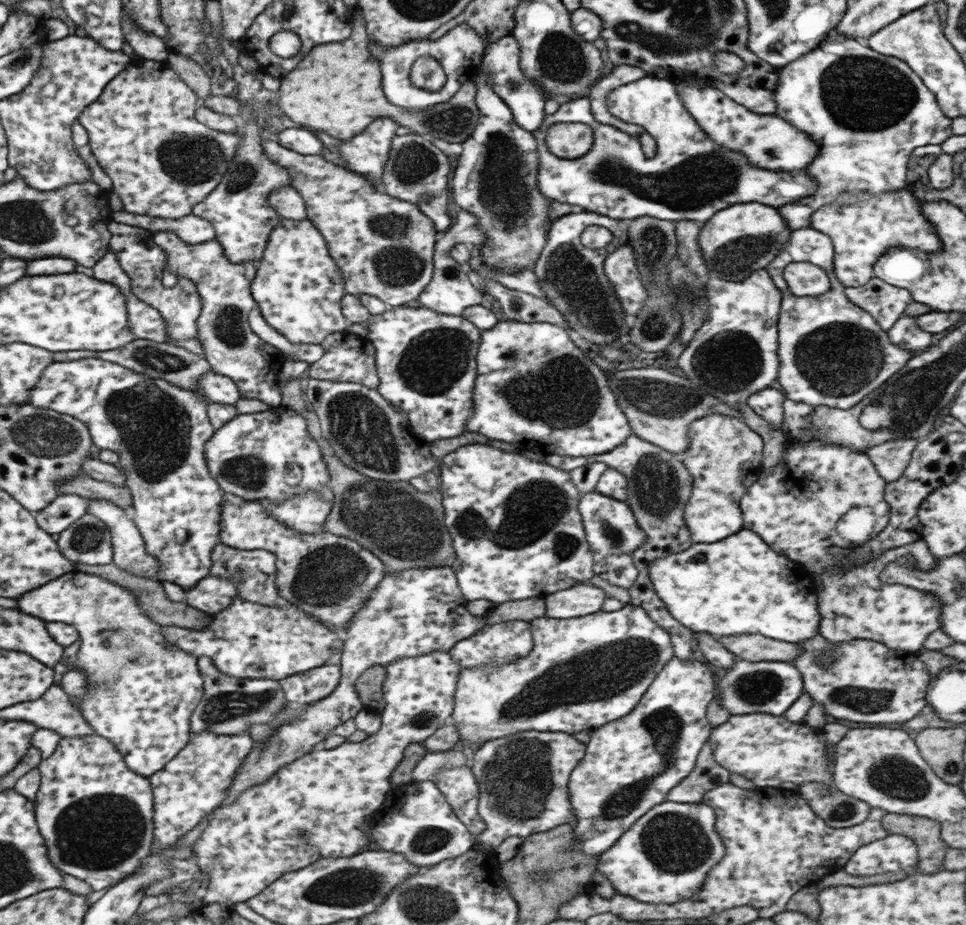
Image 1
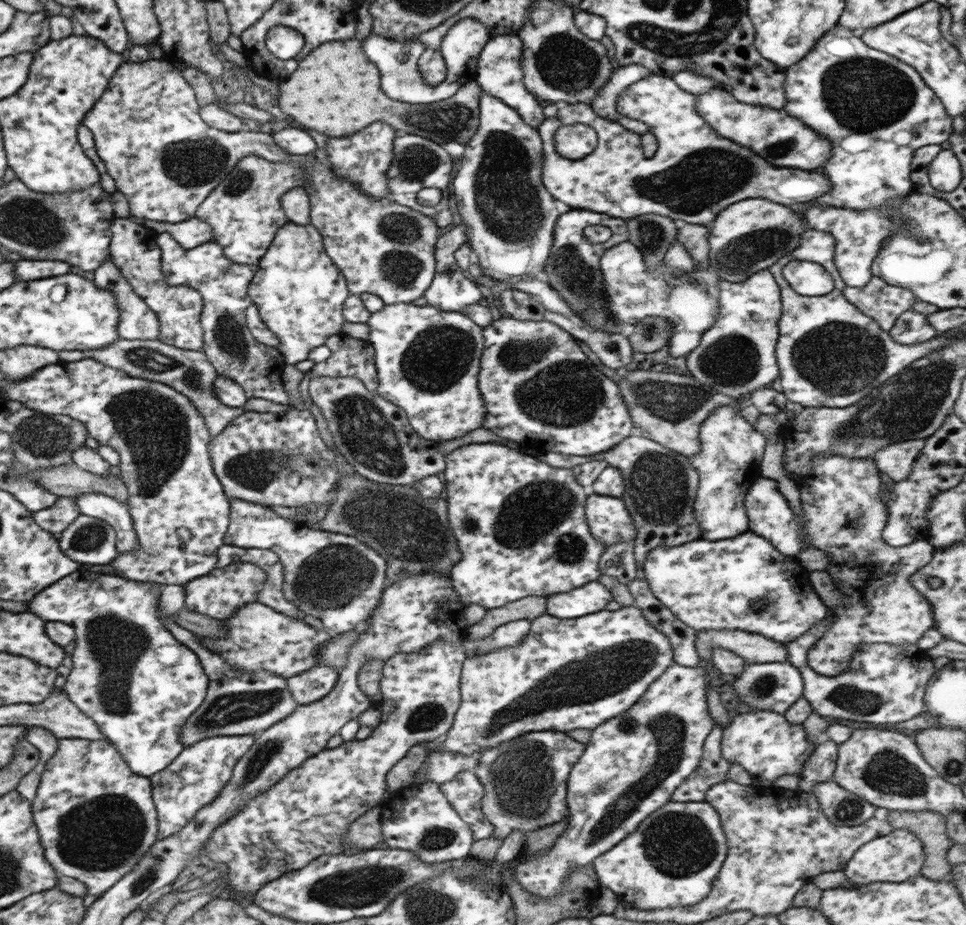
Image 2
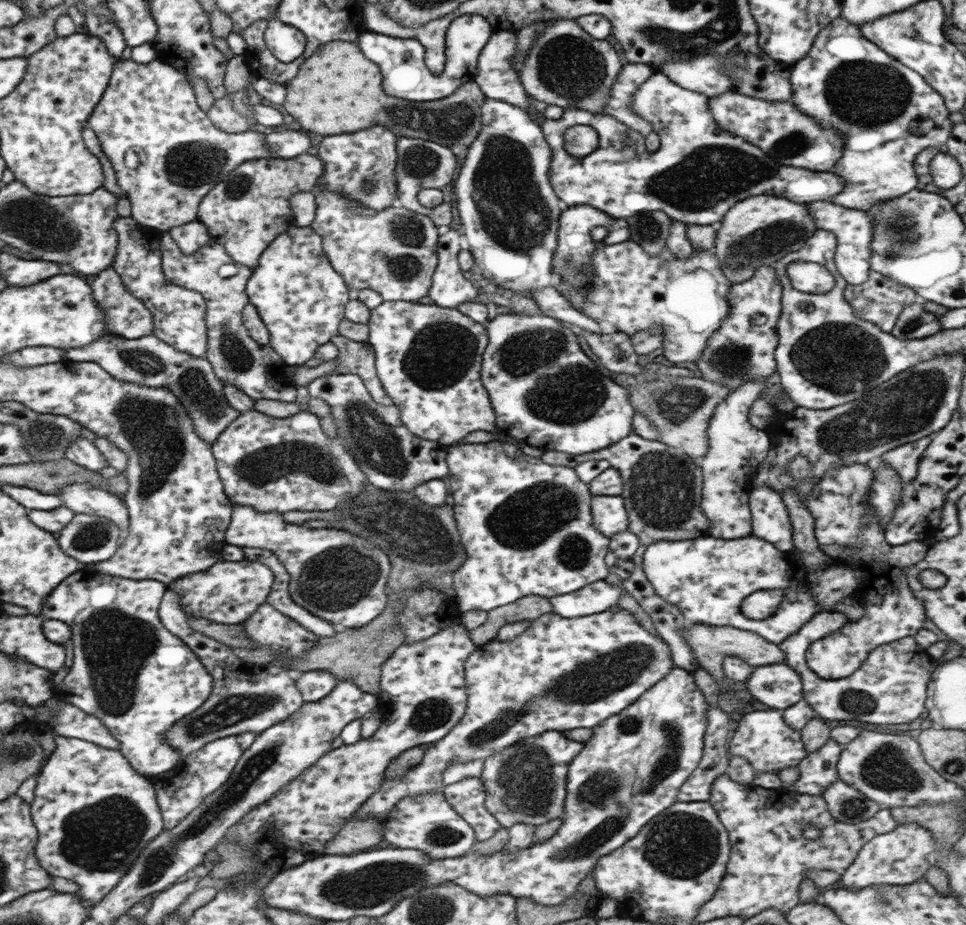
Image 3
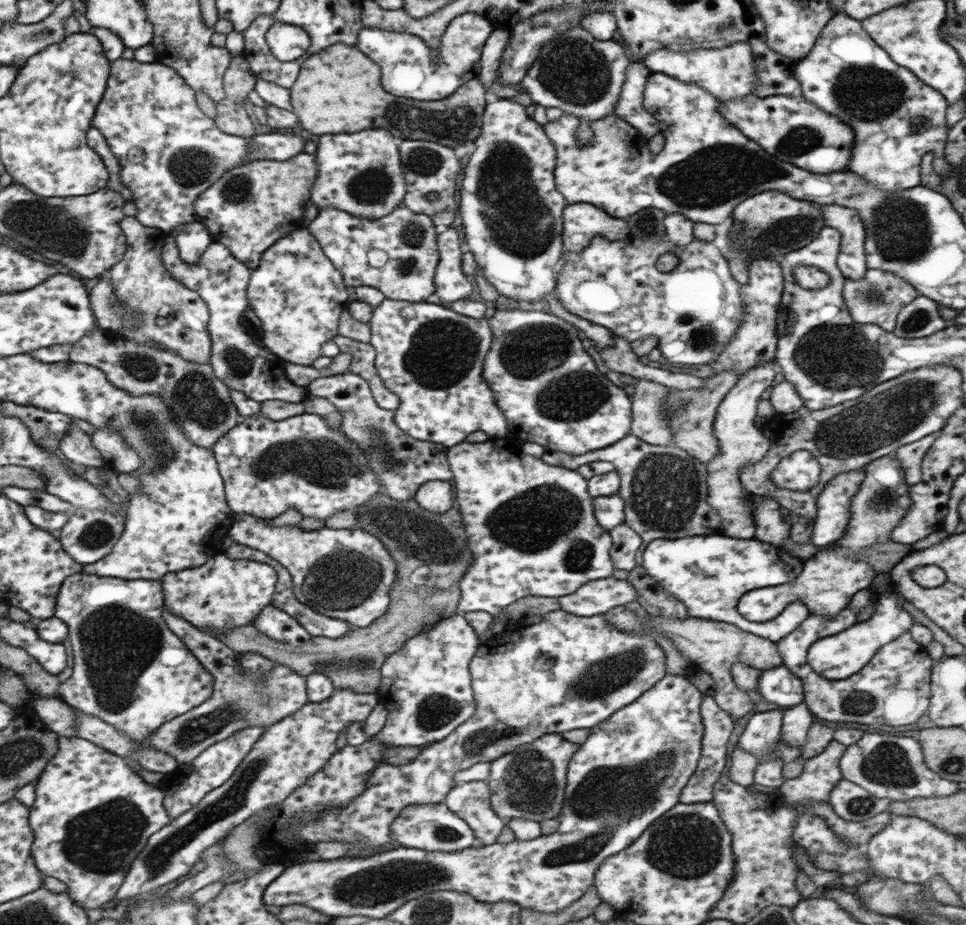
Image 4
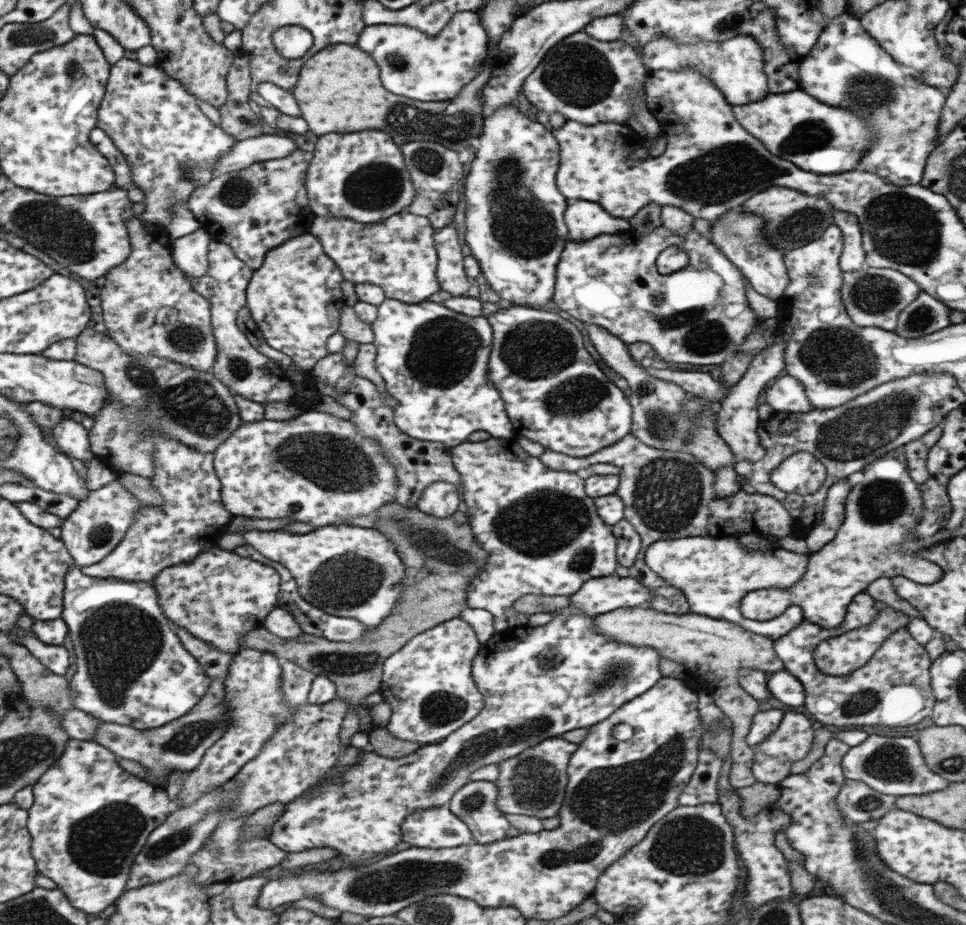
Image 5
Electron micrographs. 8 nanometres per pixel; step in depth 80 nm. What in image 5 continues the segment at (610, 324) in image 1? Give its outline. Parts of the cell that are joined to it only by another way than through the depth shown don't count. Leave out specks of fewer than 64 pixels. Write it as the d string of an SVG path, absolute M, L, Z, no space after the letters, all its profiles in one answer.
M576 200L566 203L562 214L568 240L581 241L601 234L630 234L630 224L628 219L615 218L605 210L601 210L601 205L585 200Z

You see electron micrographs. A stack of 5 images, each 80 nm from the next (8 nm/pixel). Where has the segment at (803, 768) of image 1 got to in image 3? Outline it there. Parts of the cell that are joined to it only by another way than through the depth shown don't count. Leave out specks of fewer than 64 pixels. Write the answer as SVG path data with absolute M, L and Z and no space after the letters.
M748 710L734 722L735 728L729 738L728 750L730 757L741 757L753 768L755 773L775 772L783 768L798 766L806 756L806 750L800 739L800 731L794 731L785 724L782 710Z

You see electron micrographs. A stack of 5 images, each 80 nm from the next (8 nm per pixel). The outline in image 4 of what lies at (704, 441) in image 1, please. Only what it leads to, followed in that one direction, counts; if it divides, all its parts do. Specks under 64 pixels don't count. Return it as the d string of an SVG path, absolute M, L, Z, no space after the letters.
M774 360L763 362L742 374L737 382L723 395L712 422L712 433L717 439L717 454L705 464L707 482L706 504L721 519L720 534L729 538L747 540L754 538L754 524L749 518L743 496L747 493L739 482L740 468L759 462L768 451L769 441L759 430L755 406L765 388L771 384L780 367Z

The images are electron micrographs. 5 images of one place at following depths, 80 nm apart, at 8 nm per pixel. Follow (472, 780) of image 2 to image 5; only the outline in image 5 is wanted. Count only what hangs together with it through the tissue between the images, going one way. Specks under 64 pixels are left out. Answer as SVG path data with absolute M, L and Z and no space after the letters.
M477 780L460 786L448 800L448 809L460 818L472 834L472 842L487 844L503 839L510 827L505 815L497 810L496 784Z

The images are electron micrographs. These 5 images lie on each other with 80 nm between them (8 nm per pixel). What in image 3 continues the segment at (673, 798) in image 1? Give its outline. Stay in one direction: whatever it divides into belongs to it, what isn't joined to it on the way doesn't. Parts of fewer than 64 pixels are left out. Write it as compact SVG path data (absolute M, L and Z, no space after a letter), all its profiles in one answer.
M709 705L706 707L706 731L702 742L702 756L698 765L678 788L675 800L679 802L705 802L708 800L711 783L724 773L728 765L729 759L727 759L727 754L725 754L725 744L727 744L729 726L731 725L733 724L727 723L725 711L712 709Z

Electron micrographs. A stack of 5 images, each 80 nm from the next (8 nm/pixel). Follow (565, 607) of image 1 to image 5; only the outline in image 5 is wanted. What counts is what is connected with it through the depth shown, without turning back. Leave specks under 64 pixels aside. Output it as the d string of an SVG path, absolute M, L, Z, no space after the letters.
M598 576L586 580L568 596L568 606L580 608L585 617L595 618L616 608L644 606L655 595L633 577Z

